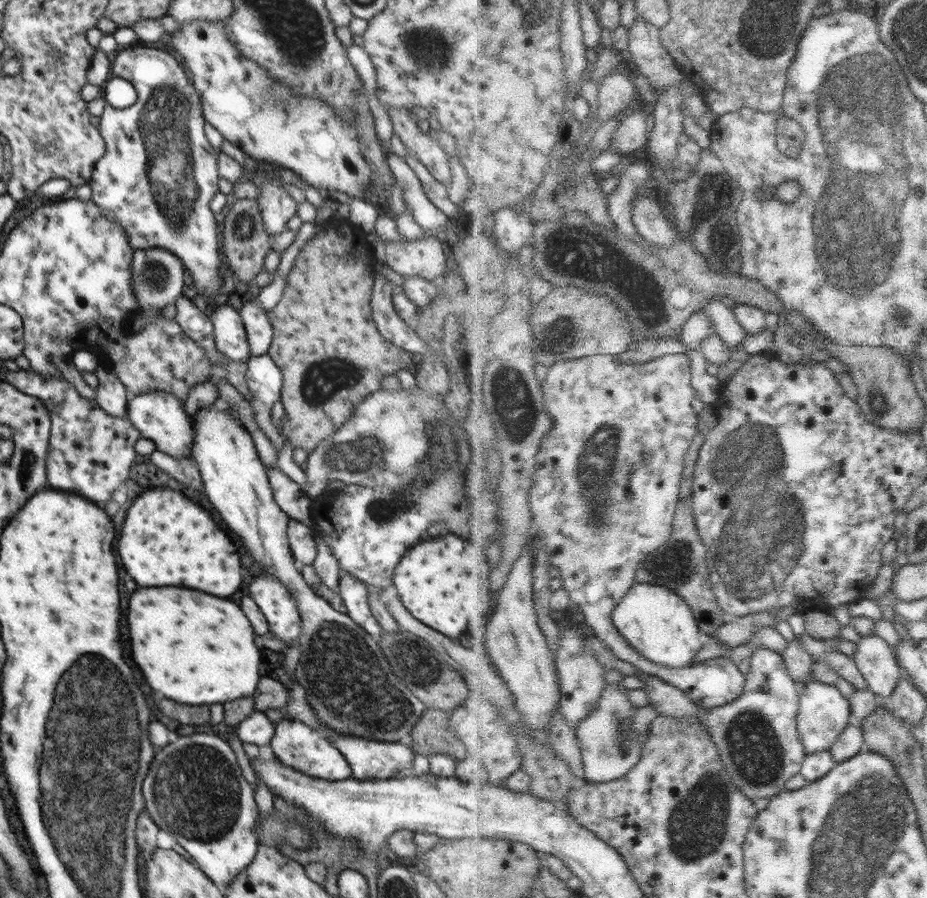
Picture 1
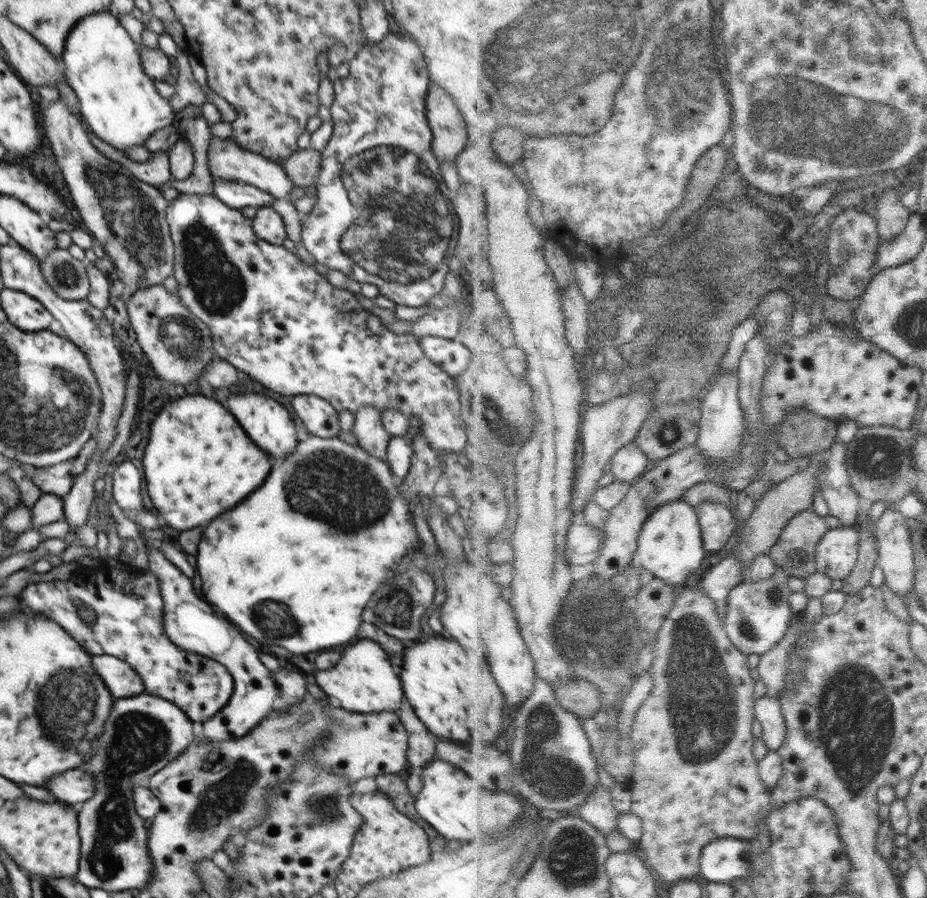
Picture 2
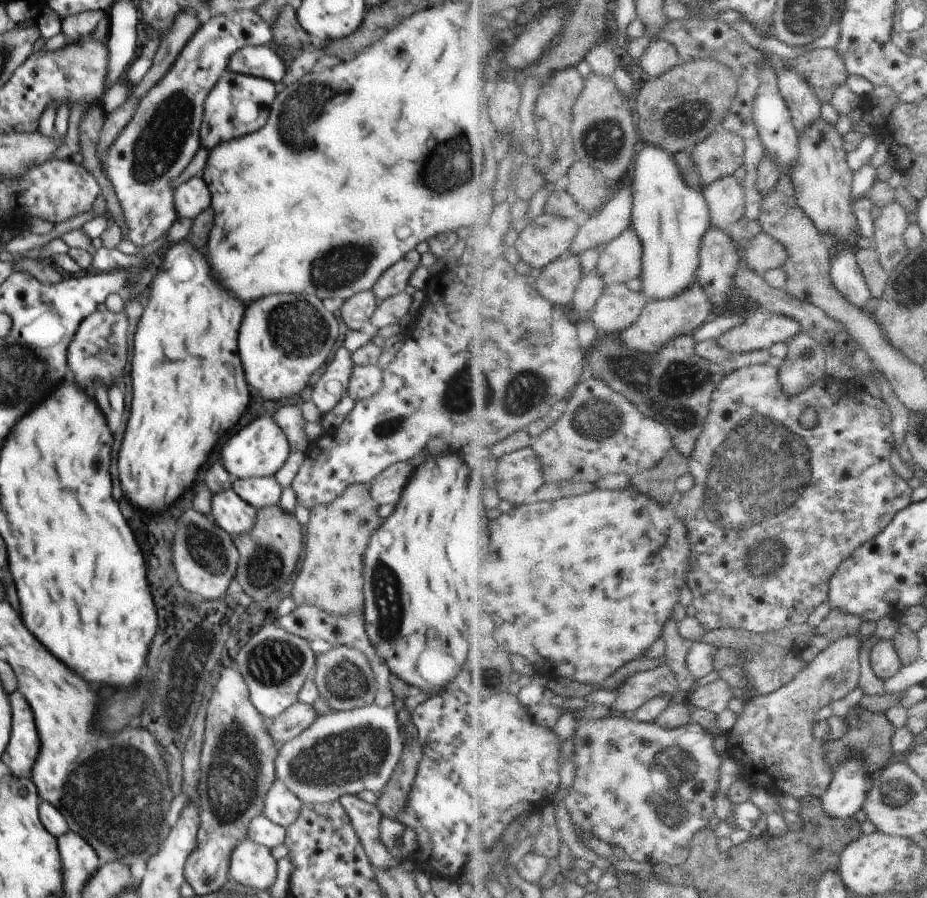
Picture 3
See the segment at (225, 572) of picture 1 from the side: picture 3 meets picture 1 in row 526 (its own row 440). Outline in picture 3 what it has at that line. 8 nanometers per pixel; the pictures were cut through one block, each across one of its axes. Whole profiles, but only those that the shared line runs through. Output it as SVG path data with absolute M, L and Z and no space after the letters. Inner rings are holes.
M186 239L168 245L161 256L162 270L145 292L150 298L134 336L130 370L134 398L118 456L118 478L124 496L146 514L162 514L194 484L198 468L206 464L220 438L238 424L250 402L236 346L244 306L210 278L202 250L190 245Z

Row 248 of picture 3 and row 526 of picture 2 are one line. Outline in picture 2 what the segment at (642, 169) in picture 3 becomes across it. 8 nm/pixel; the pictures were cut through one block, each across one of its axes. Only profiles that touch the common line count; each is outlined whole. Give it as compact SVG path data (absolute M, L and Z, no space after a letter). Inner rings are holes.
M680 499L660 506L649 517L639 539L638 554L641 564L655 577L663 578L670 584L686 586L707 568L706 550L703 525L697 507Z

